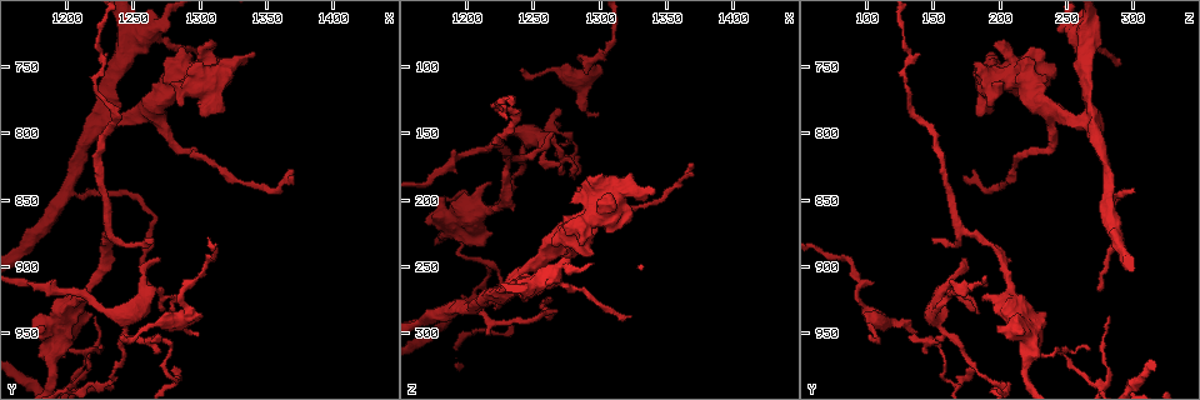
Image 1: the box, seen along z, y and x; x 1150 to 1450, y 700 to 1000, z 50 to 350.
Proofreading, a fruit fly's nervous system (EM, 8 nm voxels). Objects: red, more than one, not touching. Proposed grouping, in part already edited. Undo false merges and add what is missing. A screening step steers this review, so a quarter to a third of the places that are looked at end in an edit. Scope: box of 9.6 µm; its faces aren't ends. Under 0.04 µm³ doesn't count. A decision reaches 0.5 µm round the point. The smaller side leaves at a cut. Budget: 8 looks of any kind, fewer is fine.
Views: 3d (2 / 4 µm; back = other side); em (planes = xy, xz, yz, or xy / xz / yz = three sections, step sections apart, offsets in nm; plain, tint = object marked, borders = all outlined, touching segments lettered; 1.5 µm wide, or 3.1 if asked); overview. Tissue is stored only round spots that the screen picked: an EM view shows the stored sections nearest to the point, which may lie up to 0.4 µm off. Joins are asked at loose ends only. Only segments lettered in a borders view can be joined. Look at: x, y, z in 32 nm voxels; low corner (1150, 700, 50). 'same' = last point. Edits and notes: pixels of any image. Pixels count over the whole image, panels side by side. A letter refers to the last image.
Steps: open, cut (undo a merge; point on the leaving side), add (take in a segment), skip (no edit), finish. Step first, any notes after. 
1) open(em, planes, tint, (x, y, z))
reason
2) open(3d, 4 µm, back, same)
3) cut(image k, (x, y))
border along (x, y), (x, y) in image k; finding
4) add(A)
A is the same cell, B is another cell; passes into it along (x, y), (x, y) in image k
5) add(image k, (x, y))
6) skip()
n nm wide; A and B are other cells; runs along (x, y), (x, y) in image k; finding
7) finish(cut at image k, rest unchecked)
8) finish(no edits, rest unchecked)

open(3d, 4 µm, back, (1204, 842, 280))

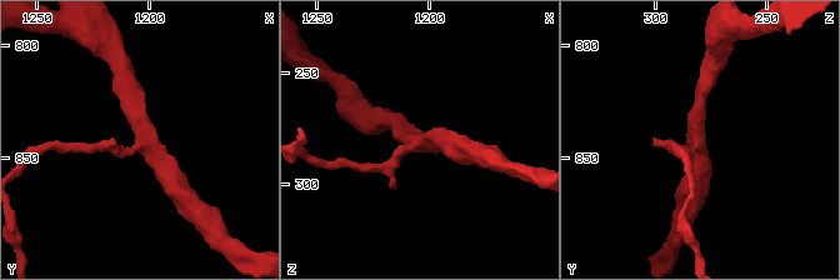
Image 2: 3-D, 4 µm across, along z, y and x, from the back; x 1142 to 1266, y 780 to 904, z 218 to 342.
open(em, xz, step 4, tint, (1203, 844, 283))
3 arms; now the EM

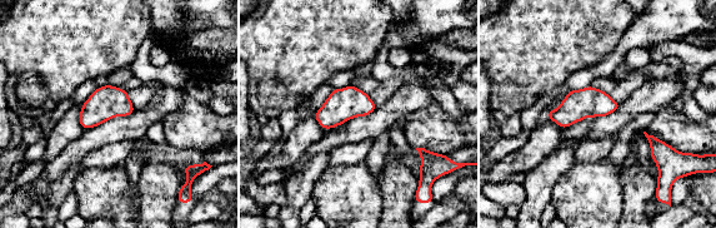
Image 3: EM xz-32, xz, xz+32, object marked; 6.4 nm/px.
open(em, planes, borders, same)
cut it another way

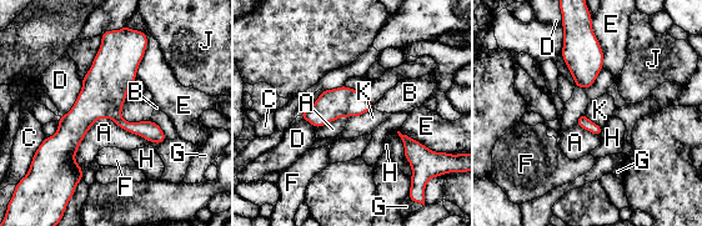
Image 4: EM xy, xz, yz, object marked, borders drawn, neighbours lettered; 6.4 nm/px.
skip()
80 nm wide; A, B, C, D, E, F, G, H, J and K are other cells; runs along (106, 40), (104, 93), (68, 139), (74, 179) in image 4; one neuron here

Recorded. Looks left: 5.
open(3d, 4 µm, (1270, 896, 176))

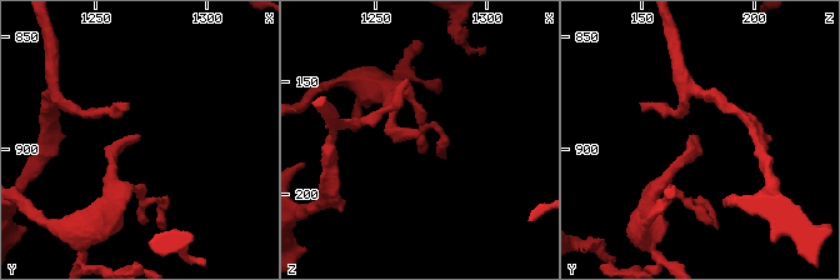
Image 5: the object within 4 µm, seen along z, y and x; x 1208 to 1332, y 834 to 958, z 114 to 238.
open(em, xz, step 8, borders, (1271, 895, 174))
now the EM

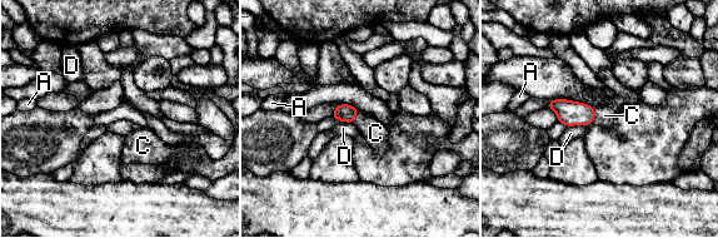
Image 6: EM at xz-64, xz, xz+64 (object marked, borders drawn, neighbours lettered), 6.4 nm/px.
open(em, planes, borders, same)
another direction

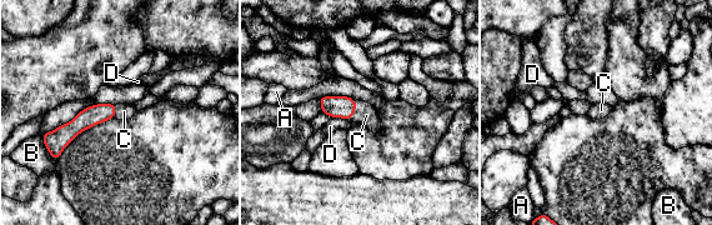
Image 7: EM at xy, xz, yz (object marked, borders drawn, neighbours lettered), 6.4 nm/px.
add(C)
130 nm wide; C is the same cell, A, B and D are other cells; the neuron continues

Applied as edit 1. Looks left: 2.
open(overview)
redraw

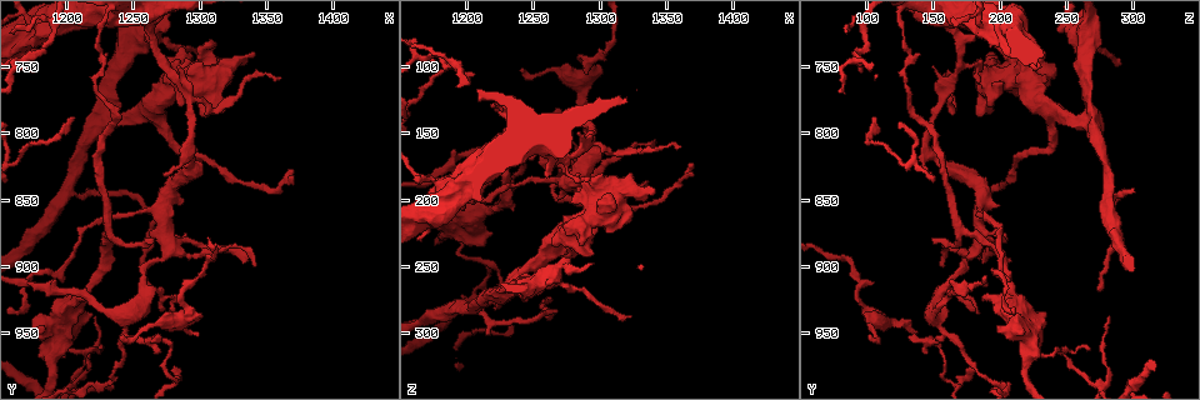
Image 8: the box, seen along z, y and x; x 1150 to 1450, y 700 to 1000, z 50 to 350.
open(em, xz, step 4, borders, (1342, 900, 154))
thin end

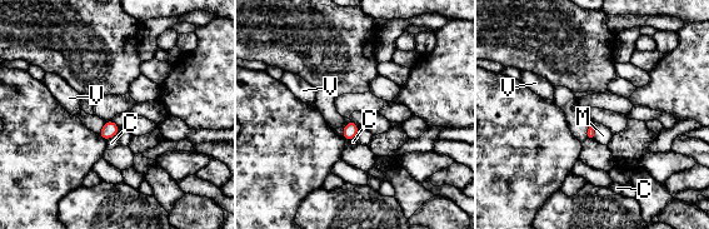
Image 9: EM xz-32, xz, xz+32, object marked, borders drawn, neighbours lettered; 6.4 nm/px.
skip()
V touches over 90 nm; C, M and V are other cells; border along (359, 127), (354, 138) in image 9; none of them fits

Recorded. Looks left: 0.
finish(add at image 7, rest unchecked)

